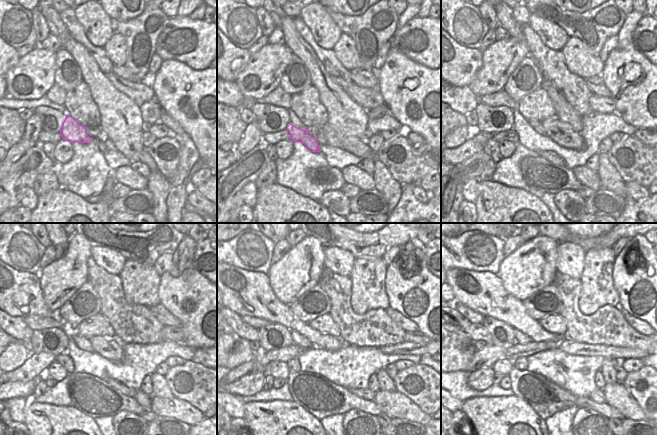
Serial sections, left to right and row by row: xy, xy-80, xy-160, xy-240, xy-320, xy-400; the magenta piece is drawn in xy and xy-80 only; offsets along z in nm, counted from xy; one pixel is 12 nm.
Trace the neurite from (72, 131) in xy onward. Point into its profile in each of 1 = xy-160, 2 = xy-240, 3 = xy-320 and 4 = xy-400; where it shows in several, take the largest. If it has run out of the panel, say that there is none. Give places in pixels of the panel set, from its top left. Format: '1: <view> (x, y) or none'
1: xy-160 (551, 156)
2: xy-240 (119, 386)
3: xy-320 (365, 393)
4: xy-400 (597, 395)

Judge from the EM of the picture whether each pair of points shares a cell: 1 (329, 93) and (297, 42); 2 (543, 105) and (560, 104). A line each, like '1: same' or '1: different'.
1: same
2: different

